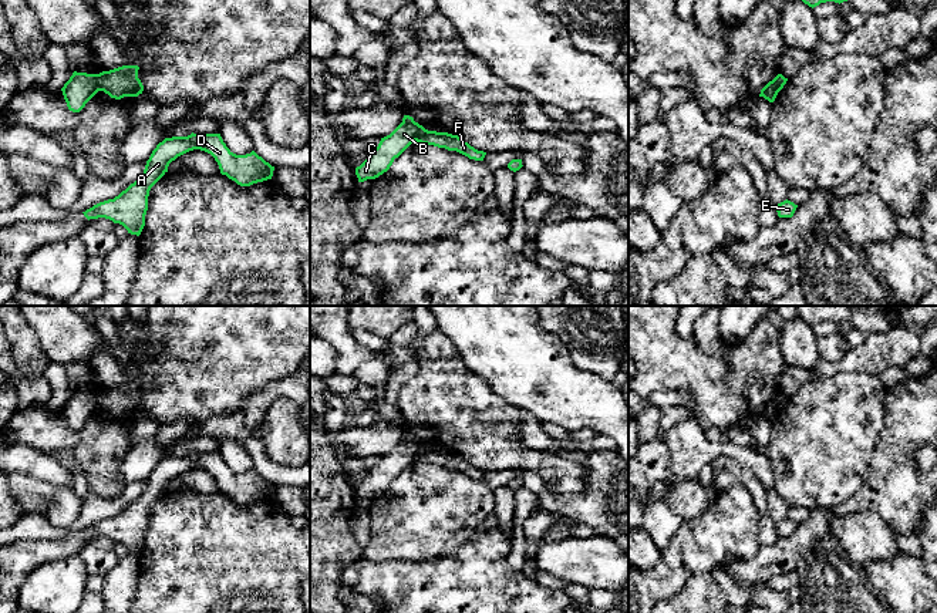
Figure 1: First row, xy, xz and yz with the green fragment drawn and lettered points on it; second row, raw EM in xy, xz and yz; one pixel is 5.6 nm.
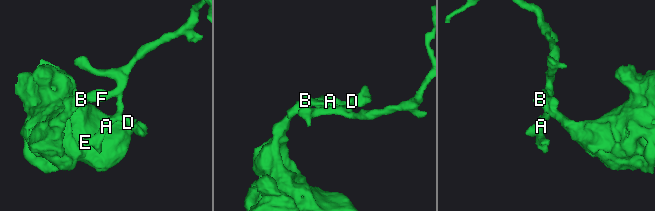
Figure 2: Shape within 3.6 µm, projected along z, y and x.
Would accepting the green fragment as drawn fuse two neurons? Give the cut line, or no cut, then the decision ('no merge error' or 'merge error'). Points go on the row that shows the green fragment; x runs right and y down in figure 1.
xy (95, 74), (100, 90) | merge error

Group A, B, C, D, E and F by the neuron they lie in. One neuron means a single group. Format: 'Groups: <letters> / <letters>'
Groups: A D E F / B C

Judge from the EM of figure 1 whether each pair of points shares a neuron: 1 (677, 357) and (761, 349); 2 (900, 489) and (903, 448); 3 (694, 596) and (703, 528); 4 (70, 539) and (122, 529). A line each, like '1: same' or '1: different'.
1: same
2: same
3: different
4: same

